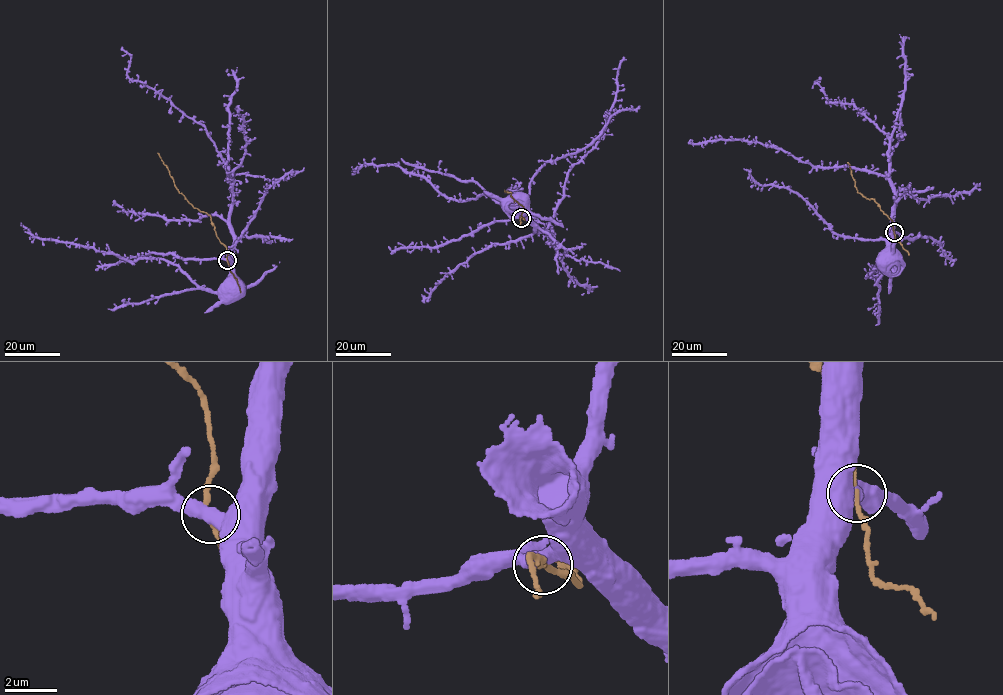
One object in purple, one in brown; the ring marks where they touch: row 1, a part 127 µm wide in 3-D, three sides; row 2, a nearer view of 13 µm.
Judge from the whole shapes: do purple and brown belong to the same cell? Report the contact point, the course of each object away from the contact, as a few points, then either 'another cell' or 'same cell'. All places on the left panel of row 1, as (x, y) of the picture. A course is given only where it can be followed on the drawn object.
(227, 260) | purple via (227, 260), (232, 257), (233, 235), (226, 164), (200, 123), (128, 77), (129, 55), (121, 47) | brown via (227, 260), (227, 249), (217, 237), (210, 216), (194, 208), (179, 193), (157, 153) | same cell

